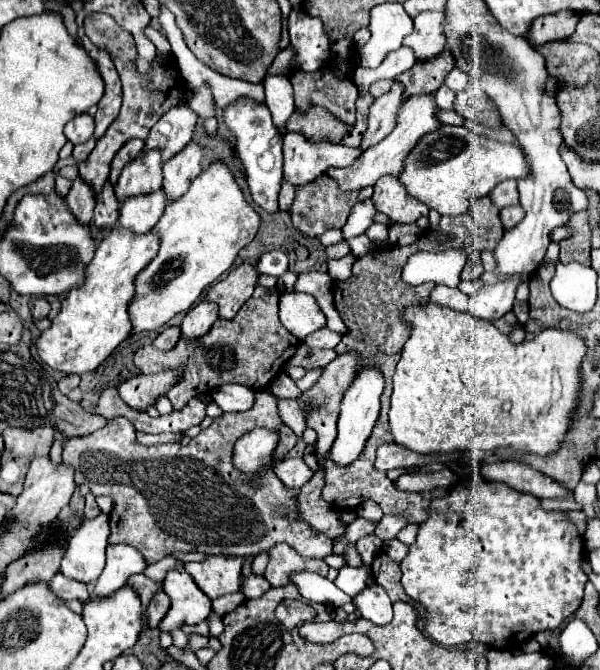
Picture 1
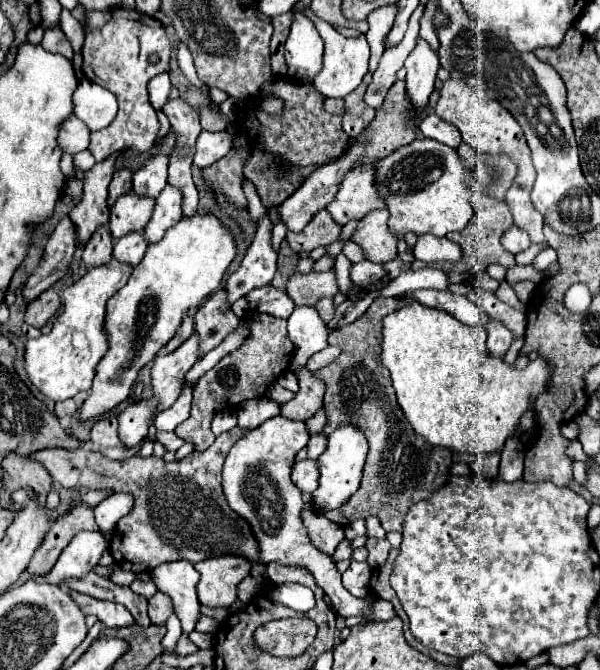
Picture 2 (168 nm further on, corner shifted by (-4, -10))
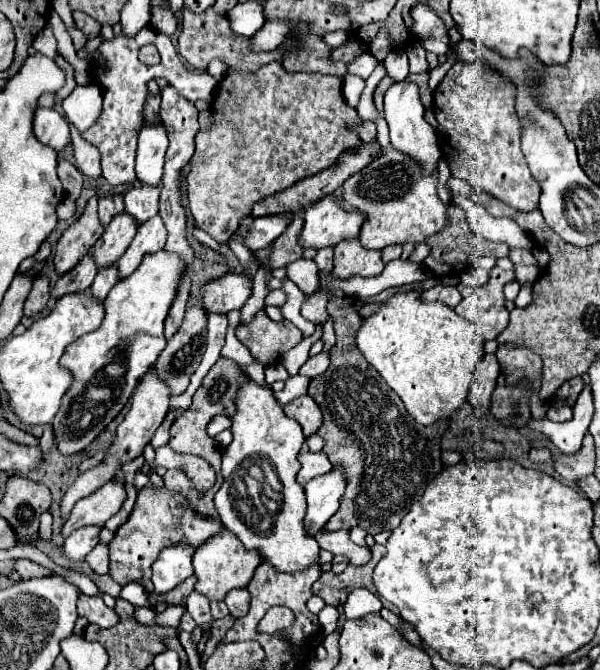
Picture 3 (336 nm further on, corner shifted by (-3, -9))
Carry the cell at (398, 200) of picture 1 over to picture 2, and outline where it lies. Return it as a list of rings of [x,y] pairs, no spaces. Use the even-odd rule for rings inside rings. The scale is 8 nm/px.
[[[374,210],[368,214],[368,218],[362,218],[350,236],[352,242],[356,242],[370,262],[390,262],[398,256],[396,252],[396,234],[388,234],[388,210]]]

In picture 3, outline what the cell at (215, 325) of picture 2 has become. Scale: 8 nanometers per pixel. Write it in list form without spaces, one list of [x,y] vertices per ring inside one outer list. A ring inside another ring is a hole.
[[[193,305],[185,313],[181,329],[175,333],[173,339],[167,341],[167,347],[157,359],[157,373],[171,387],[171,395],[179,395],[183,393],[183,389],[187,389],[189,377],[195,373],[205,353],[205,337],[207,337],[207,311],[203,309],[203,305]]]

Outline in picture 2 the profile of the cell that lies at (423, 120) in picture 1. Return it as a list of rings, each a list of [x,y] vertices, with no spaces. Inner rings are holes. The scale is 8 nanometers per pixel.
[[[372,164],[350,170],[342,180],[334,200],[326,204],[332,220],[340,226],[348,224],[350,220],[360,220],[378,208],[384,208],[384,202],[376,198],[376,188],[372,184]]]

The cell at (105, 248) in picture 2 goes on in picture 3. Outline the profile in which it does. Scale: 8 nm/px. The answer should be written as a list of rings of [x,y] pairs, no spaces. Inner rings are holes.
[[[87,253],[79,265],[75,265],[75,269],[67,271],[65,275],[61,275],[57,279],[57,283],[51,287],[51,297],[53,301],[67,295],[67,293],[81,293],[85,289],[91,287],[93,279],[97,275],[97,265],[95,265],[95,259],[91,257],[91,253]]]

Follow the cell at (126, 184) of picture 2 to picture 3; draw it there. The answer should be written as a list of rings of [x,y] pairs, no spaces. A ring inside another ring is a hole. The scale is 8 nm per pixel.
[[[103,195],[99,197],[99,219],[103,225],[109,225],[109,221],[125,209],[123,195]]]

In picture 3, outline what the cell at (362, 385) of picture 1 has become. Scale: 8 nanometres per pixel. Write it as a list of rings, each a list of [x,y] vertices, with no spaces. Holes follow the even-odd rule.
[[[335,465],[331,473],[313,477],[305,485],[307,515],[303,523],[307,533],[315,535],[333,517],[333,513],[339,509],[339,501],[343,497],[345,487],[347,487],[347,475],[343,473],[341,465]]]

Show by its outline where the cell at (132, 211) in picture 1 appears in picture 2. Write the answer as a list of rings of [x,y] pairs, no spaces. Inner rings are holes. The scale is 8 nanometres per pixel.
[[[128,234],[128,238],[120,238],[120,242],[114,244],[112,258],[122,264],[136,266],[142,260],[146,248],[148,244],[142,240],[142,234]]]

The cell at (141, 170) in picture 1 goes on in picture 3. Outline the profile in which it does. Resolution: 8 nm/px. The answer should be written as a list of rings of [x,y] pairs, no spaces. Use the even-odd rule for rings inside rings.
[[[127,211],[119,213],[119,217],[113,217],[113,221],[105,227],[105,233],[99,237],[99,241],[93,247],[93,255],[99,267],[115,263],[133,241],[139,225],[133,221]]]

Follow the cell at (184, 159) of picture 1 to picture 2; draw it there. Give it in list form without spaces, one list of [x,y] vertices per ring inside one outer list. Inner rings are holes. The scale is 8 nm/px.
[[[166,186],[160,194],[160,198],[156,200],[152,218],[148,222],[148,226],[144,228],[144,240],[148,244],[156,244],[164,238],[166,230],[172,228],[178,220],[182,218],[180,214],[180,190]]]

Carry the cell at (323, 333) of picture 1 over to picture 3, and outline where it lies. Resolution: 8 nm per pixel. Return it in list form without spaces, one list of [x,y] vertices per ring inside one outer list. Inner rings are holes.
[[[321,351],[321,353],[309,357],[309,359],[305,361],[305,365],[299,369],[299,373],[305,375],[305,377],[309,377],[309,379],[313,379],[313,377],[325,373],[327,367],[329,367],[329,353]]]

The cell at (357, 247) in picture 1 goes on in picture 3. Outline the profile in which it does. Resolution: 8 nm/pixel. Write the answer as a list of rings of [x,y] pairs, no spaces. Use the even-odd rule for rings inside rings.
[[[329,317],[323,325],[323,351],[329,351],[335,345],[335,331],[333,331],[333,317]]]

